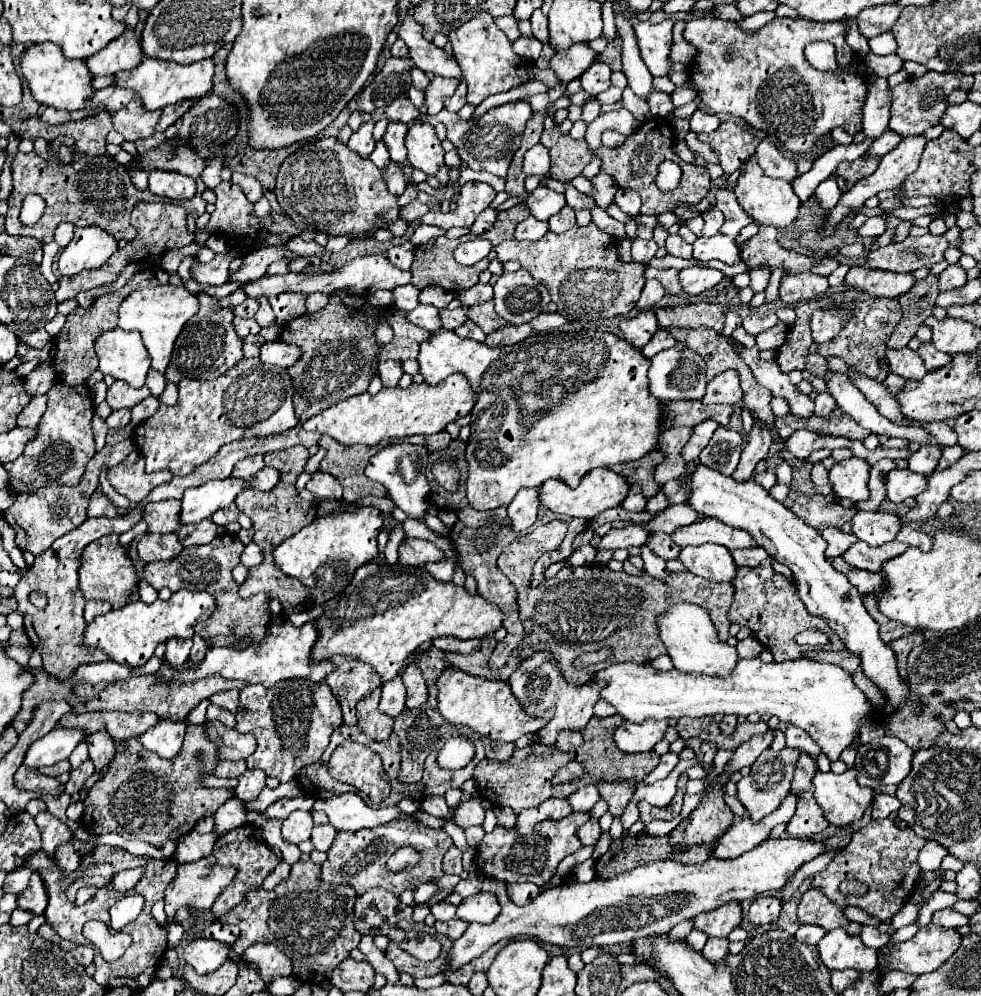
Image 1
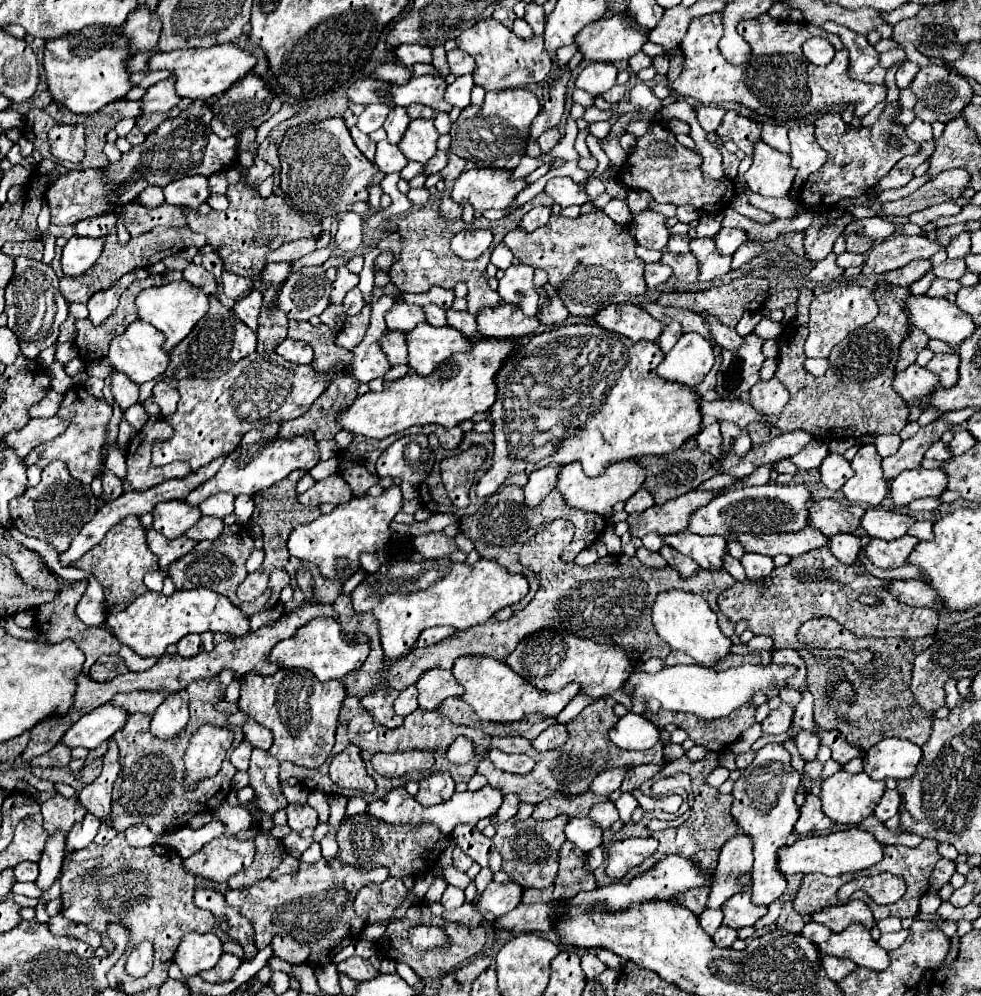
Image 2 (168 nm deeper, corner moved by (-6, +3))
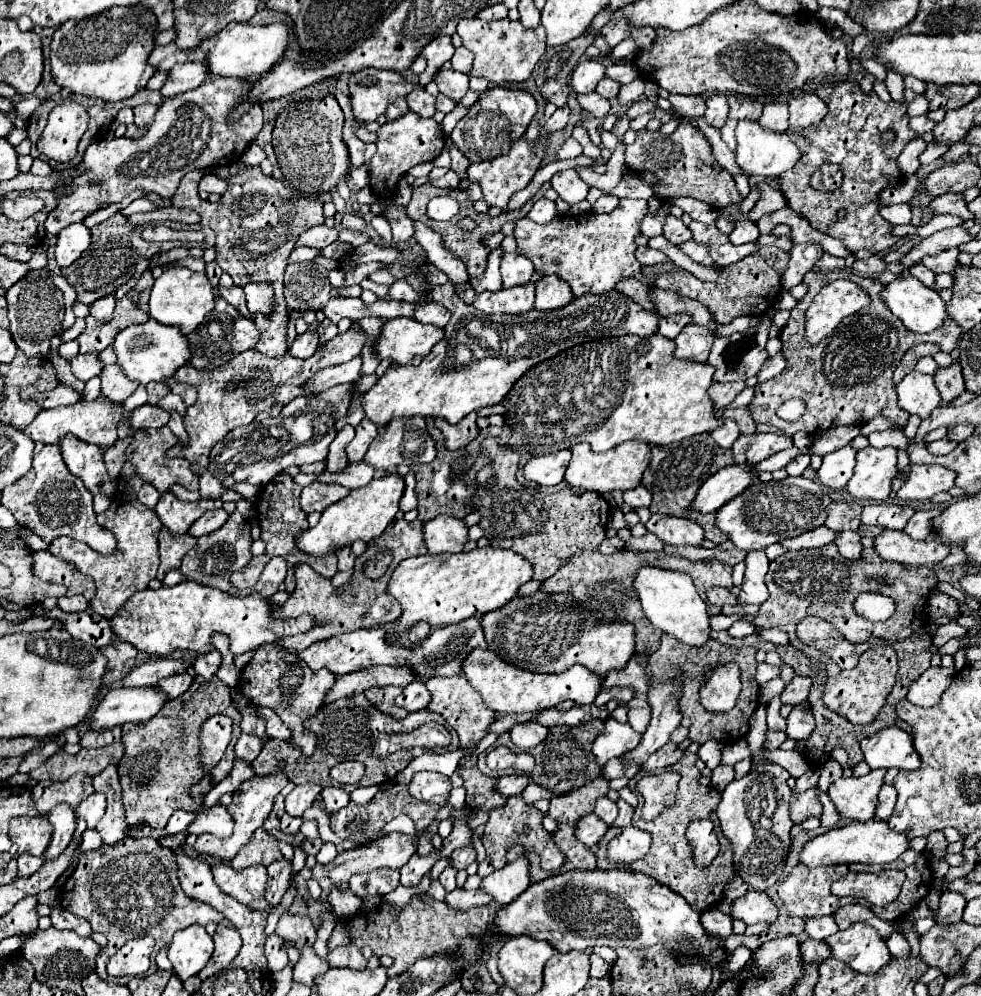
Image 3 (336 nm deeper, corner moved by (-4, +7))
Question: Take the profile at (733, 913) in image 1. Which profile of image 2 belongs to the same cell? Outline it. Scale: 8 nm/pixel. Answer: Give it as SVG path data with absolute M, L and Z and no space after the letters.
M738 892L732 898L728 898L724 902L724 906L720 908L724 914L724 926L730 928L744 928L744 926L754 926L758 918L762 918L766 914L764 906L754 906L750 900L748 892Z

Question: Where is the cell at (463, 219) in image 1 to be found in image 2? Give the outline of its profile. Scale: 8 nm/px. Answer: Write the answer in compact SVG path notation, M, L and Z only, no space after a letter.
M474 168L466 170L452 188L452 200L462 204L464 200L472 204L474 210L488 208L510 208L516 194L526 188L524 180L510 182L508 170L494 168Z

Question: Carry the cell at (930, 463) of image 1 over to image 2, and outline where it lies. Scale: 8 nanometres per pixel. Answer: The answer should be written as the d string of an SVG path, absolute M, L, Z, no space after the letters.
M934 442L934 444L926 450L924 458L932 458L932 460L938 460L938 462L944 462L944 460L950 460L952 454L950 454L950 448L948 448L944 442Z

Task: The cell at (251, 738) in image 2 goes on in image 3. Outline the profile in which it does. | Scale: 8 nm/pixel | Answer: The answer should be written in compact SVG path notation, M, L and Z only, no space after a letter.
M262 708L260 714L266 720L266 734L270 738L278 738L278 740L288 740L290 738L290 728L278 718L278 714L274 714L274 710Z

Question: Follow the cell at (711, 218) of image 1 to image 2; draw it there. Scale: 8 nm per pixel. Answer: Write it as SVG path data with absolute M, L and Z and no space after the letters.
M670 234L666 248L676 254L686 254L690 252L690 236L688 234Z

